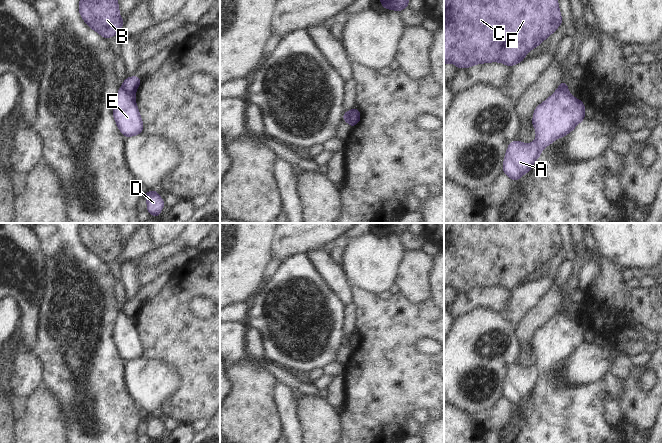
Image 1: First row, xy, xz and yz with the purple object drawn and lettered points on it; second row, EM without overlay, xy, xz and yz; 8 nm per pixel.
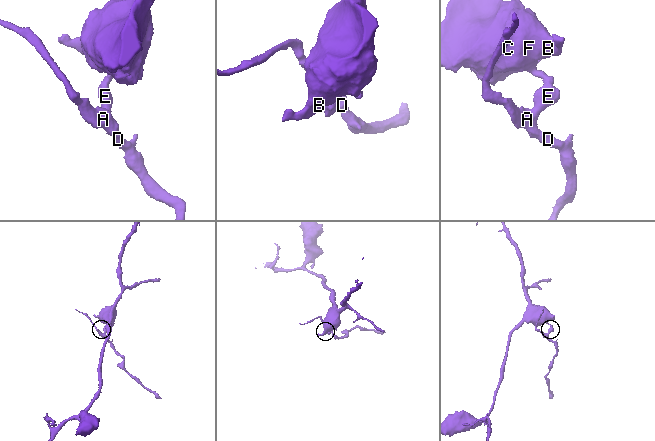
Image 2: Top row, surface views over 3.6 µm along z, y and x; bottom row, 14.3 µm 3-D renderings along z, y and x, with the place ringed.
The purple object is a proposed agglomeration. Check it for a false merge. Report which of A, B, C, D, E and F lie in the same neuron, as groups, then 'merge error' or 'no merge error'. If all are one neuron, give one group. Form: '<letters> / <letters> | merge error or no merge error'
A D E / B C F | merge error

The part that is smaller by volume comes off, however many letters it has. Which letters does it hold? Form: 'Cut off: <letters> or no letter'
Cut off: A, D, E

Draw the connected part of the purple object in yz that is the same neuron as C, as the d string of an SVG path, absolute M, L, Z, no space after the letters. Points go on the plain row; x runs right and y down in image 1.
M444 223L444 288L453 287L461 293L500 286L512 291L562 247L558 223Z

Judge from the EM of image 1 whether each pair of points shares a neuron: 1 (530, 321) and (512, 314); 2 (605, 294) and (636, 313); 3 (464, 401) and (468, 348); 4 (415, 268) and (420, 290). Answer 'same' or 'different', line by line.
1: different
2: same
3: same
4: same

